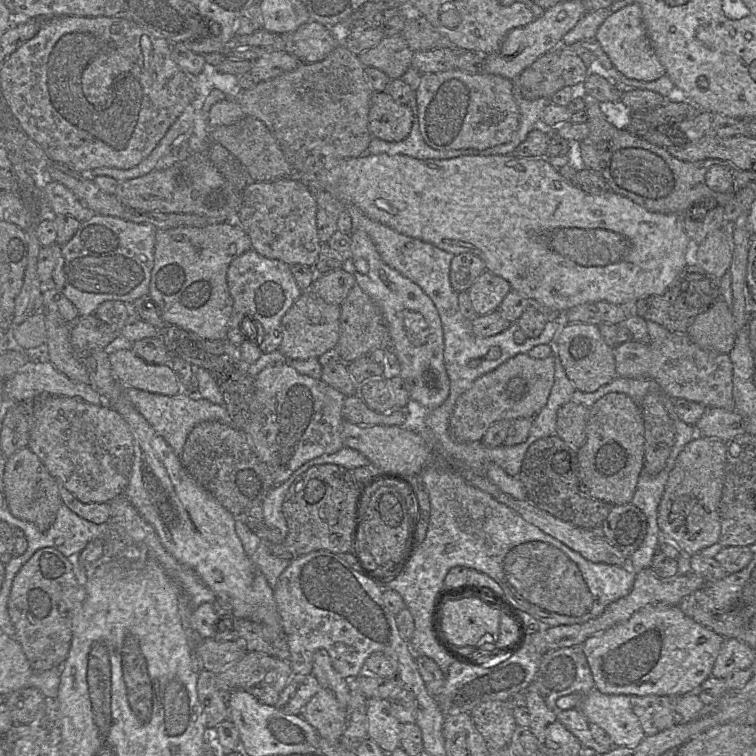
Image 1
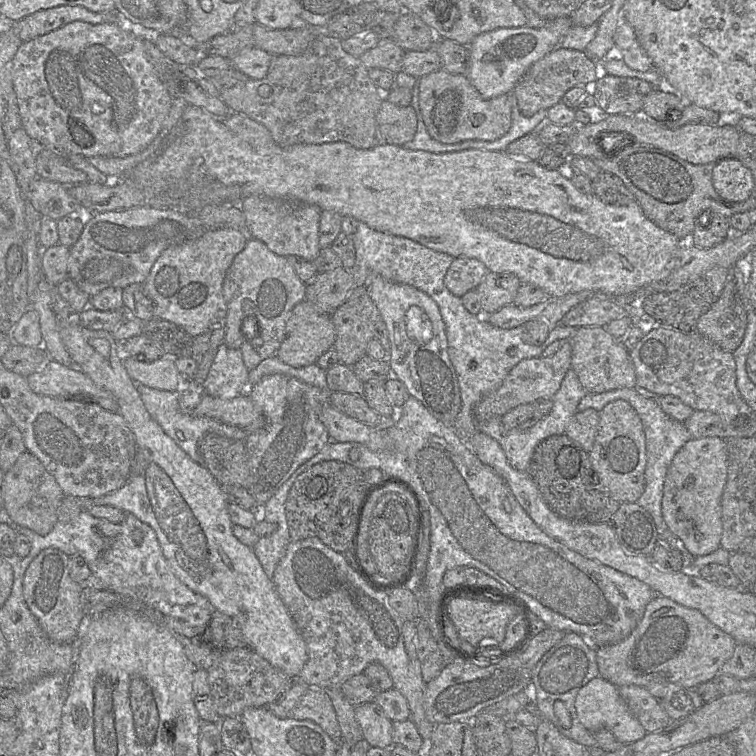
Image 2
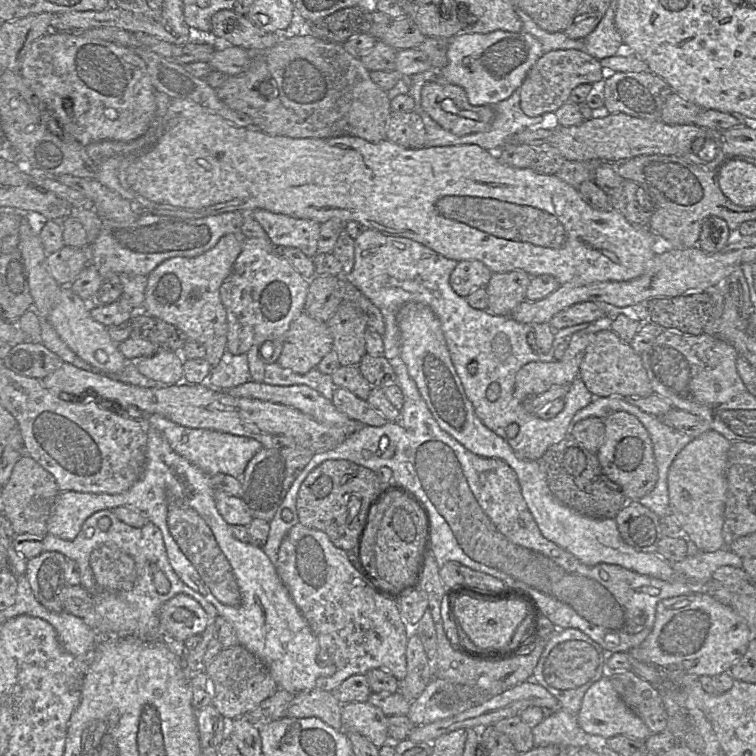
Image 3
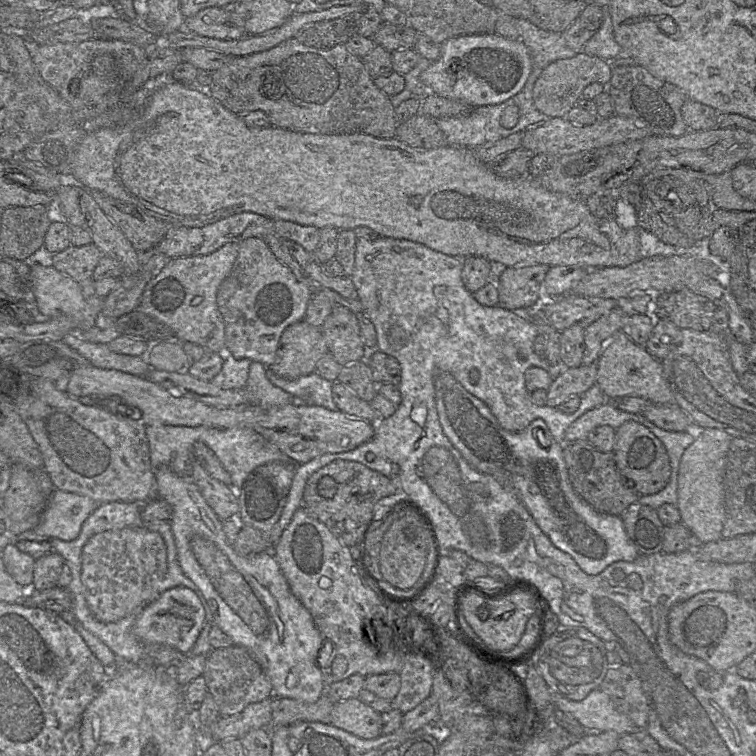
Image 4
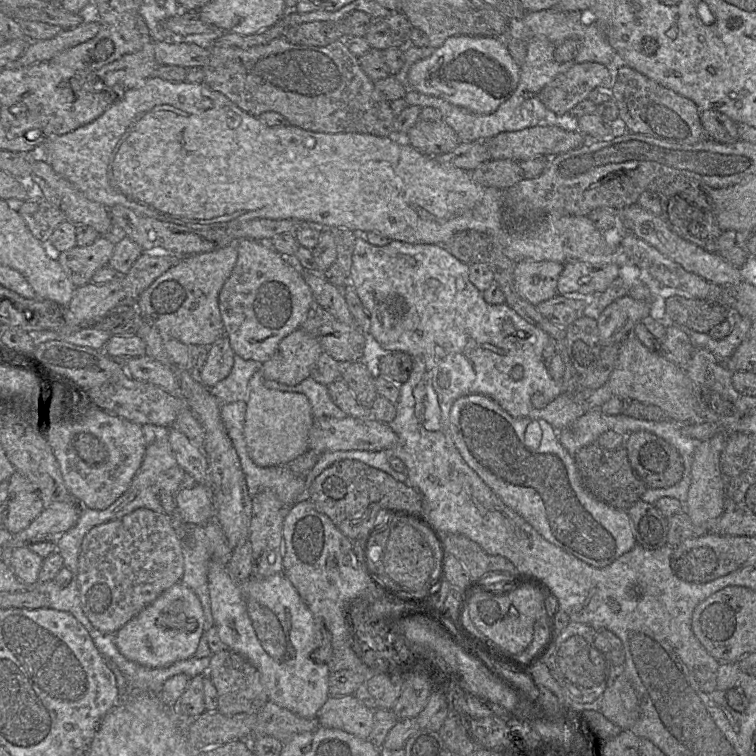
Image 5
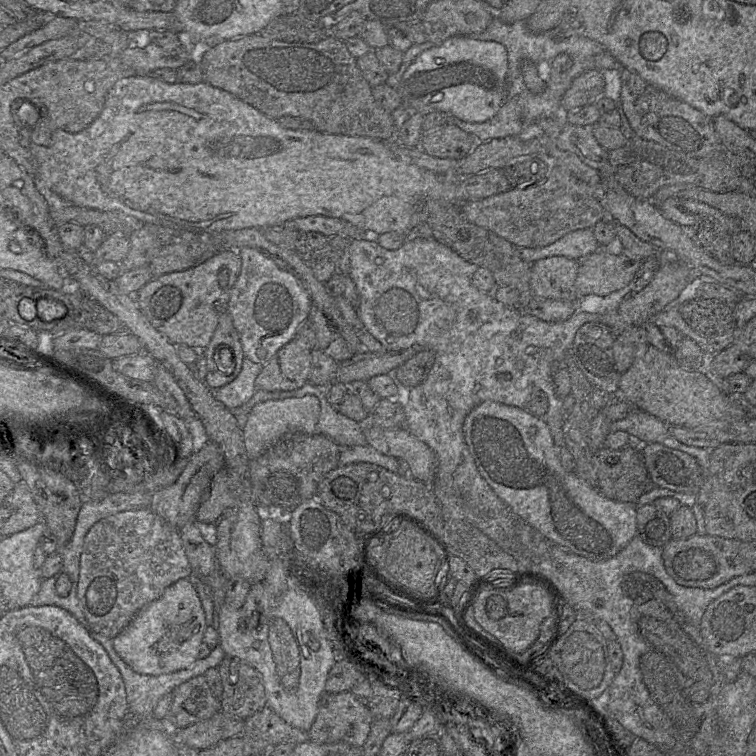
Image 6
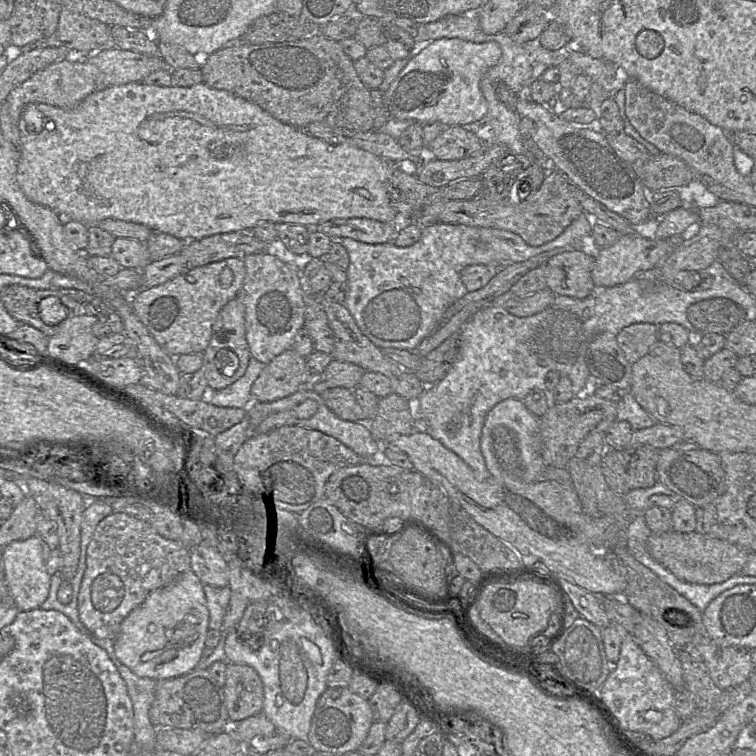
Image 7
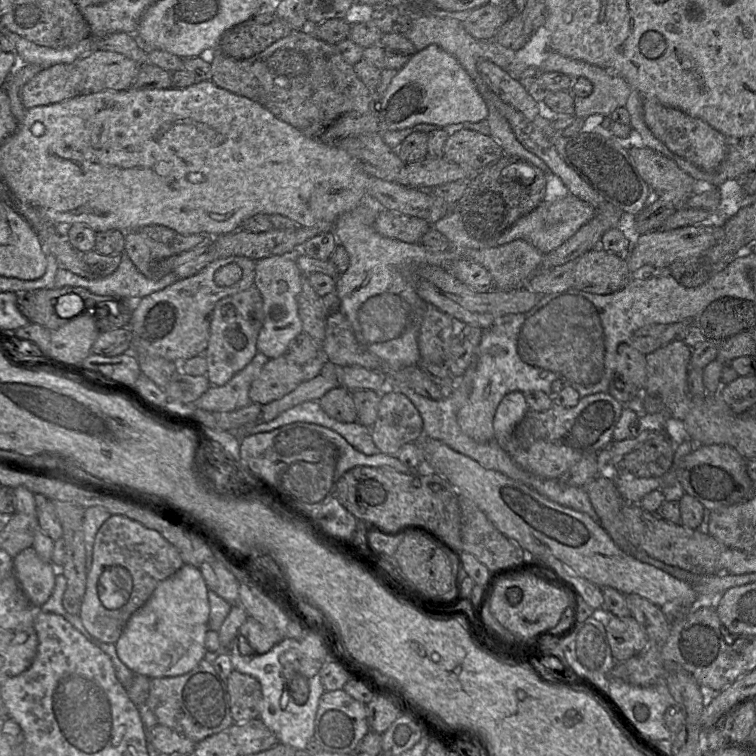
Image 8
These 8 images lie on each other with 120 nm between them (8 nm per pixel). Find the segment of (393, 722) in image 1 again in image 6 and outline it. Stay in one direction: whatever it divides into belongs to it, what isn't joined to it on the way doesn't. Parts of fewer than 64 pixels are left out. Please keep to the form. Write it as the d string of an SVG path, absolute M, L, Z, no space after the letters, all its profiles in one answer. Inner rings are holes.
M324 693L320 702L317 716L308 731L309 741L319 744L346 742L356 748L362 748L370 732L374 717L367 706L351 693Z

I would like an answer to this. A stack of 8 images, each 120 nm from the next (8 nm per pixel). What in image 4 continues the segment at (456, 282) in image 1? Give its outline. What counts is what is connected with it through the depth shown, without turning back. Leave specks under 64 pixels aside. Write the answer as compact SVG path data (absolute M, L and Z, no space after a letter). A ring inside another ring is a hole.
M470 256L461 259L463 260L461 278L465 288L471 294L493 281L497 273L505 269L502 264L490 263L482 257Z

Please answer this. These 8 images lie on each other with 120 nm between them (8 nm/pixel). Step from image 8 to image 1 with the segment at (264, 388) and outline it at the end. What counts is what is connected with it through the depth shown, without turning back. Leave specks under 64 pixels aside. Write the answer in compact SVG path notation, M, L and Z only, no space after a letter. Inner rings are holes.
M311 290L303 291L282 318L280 352L290 359L318 358L337 346L340 337L341 305L326 302Z

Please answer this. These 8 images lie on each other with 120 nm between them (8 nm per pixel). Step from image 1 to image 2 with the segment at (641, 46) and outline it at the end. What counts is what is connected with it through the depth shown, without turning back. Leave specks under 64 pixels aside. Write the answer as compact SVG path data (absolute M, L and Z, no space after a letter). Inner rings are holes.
M622 20L614 35L615 47L604 59L622 58L631 69L647 72L653 69L653 63L641 47L632 26Z

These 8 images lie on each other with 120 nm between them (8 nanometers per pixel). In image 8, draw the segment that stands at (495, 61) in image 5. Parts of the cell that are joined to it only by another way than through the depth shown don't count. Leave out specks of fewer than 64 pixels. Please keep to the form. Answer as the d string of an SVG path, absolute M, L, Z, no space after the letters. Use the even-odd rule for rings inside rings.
M438 45L417 51L398 70L381 98L377 111L379 133L402 130L418 124L445 127L486 120L488 107L476 84L458 60Z

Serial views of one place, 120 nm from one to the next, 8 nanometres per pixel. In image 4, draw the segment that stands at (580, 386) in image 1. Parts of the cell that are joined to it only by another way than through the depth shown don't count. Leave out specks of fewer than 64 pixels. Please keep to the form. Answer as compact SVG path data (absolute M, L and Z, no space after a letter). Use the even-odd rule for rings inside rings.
M622 331L616 332L605 345L596 361L596 384L609 400L624 396L644 398L655 405L676 405L675 397L663 374L661 361L644 347L632 341Z

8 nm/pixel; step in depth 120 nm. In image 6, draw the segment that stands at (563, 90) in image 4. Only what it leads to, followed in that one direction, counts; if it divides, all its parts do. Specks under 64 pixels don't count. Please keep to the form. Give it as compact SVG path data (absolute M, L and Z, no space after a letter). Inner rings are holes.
M587 70L572 80L560 105L566 111L590 104L594 105L595 100L603 94L603 89L604 78L601 70Z

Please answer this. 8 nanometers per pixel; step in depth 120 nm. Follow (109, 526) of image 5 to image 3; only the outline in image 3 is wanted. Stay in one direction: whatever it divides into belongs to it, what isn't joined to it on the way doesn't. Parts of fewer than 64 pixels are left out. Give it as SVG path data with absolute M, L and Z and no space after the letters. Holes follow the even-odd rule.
M102 545L90 555L96 583L107 591L129 591L136 580L133 558L116 546Z

